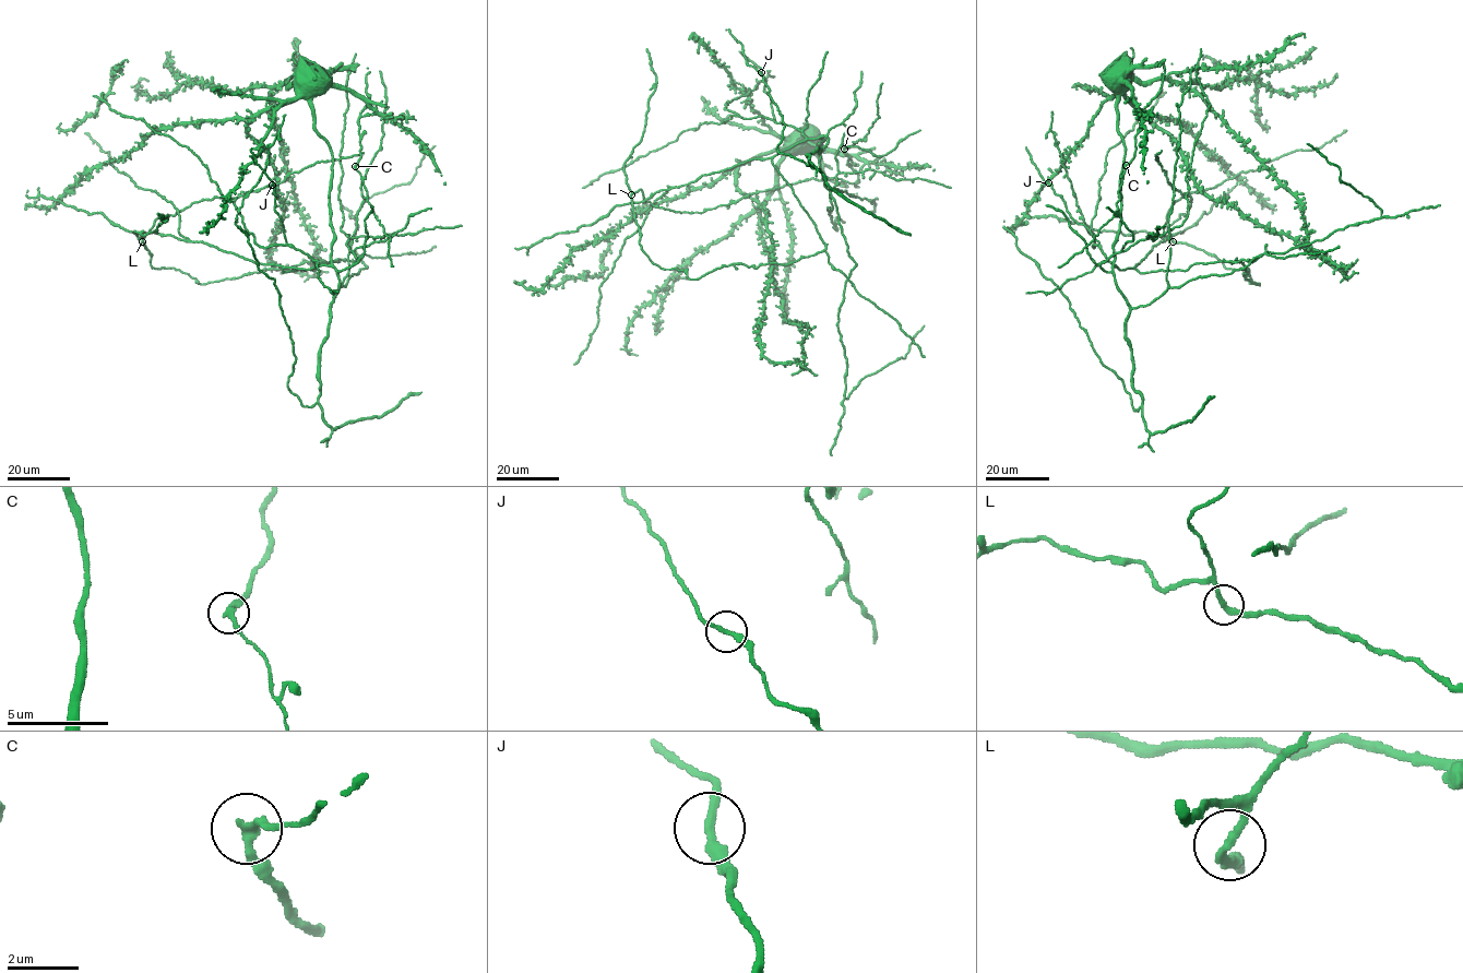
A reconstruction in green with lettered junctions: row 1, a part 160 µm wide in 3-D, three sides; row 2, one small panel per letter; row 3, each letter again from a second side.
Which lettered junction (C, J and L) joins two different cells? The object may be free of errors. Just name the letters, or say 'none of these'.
none of these

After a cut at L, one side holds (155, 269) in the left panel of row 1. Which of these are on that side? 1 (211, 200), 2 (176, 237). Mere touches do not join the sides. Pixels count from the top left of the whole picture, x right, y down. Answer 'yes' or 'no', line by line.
1: no
2: yes

